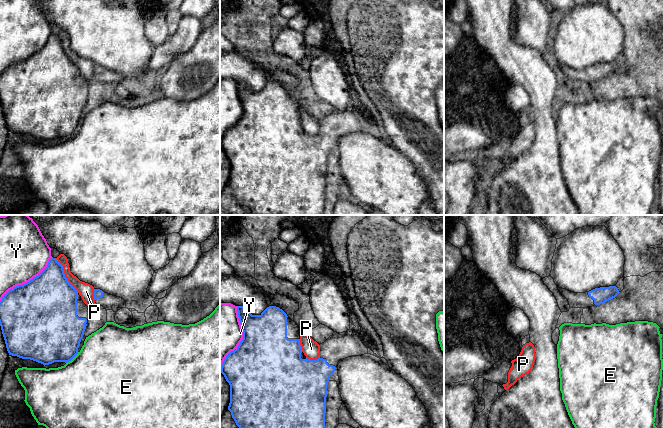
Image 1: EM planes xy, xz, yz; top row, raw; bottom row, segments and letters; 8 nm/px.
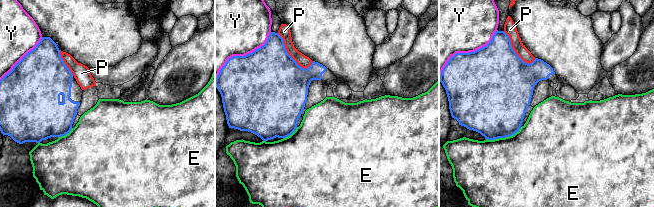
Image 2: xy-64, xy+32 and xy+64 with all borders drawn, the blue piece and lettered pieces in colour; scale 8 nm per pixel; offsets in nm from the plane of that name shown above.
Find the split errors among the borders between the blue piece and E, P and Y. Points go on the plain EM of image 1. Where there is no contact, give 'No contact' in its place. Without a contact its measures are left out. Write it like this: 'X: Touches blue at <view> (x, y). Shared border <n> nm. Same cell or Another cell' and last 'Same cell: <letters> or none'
E: Touches blue at xy (72, 134). Shared border 140 nm. Another cell
P: Touches blue at xy (64, 51). Shared border 340 nm. Another cell
Y: Touches blue at xy (27, 58). Shared border 550 nm. Another cell
Same cell: none

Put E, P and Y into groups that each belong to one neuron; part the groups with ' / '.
E / P / Y

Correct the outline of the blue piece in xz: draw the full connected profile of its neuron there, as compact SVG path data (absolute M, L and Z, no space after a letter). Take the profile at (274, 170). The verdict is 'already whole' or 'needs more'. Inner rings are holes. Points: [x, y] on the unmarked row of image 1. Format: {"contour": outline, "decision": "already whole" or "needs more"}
{"contour": "M237 82L237 88L243 107L243 115L238 123L226 132L220 144L220 194L229 186L236 201L252 215L323 215L325 208L327 162L330 152L335 147L340 136L351 132L368 130L368 124L362 119L359 109L350 105L343 109L334 108L324 119L320 120L319 134L310 136L306 134L301 125L300 103L279 83L269 82L260 91L252 91L246 83Z", "decision": "needs more"}

